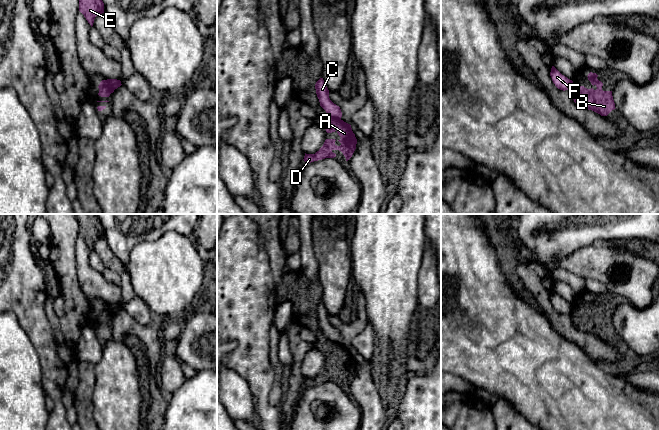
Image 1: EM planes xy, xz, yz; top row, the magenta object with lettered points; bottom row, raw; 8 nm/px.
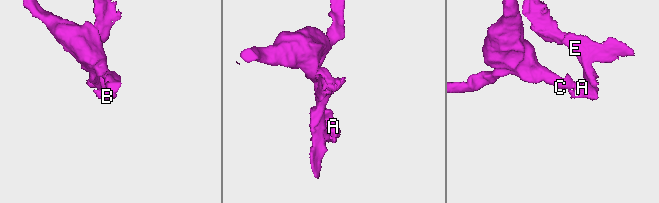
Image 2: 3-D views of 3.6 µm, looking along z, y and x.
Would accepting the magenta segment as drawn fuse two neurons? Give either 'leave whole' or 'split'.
split

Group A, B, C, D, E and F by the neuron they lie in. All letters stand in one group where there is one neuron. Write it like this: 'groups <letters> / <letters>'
groups A B D E / C F

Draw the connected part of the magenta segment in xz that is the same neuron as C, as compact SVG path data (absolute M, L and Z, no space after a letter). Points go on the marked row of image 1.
M320 78L315 84L316 94L320 102L320 106L326 111L328 116L341 119L342 112L339 106L334 104L329 98L329 90L323 80Z

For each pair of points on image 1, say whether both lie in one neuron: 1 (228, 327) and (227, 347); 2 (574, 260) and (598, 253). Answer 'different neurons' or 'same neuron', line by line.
1: different neurons
2: same neuron

